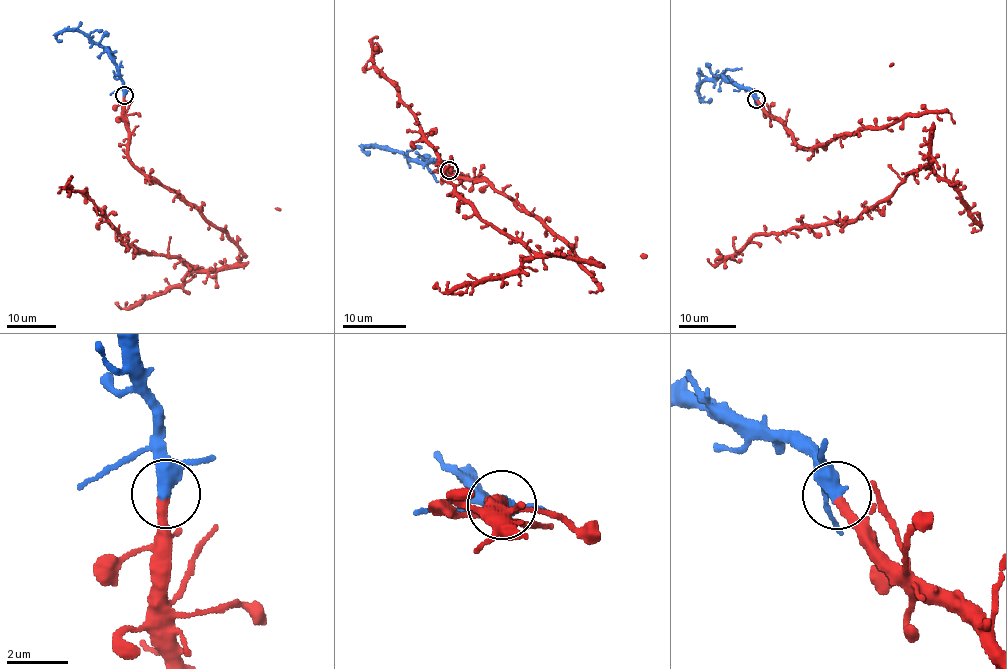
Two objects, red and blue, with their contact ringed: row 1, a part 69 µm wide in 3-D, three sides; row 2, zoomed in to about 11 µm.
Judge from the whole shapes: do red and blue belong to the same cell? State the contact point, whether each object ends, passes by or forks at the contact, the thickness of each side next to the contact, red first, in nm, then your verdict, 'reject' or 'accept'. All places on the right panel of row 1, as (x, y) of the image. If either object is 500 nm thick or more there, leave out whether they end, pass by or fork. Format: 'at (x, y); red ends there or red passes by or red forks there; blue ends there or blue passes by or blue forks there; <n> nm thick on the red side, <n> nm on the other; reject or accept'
at (756, 99); red ends there; blue passes by; 300 nm thick on the red side, 380 nm on the other; accept

